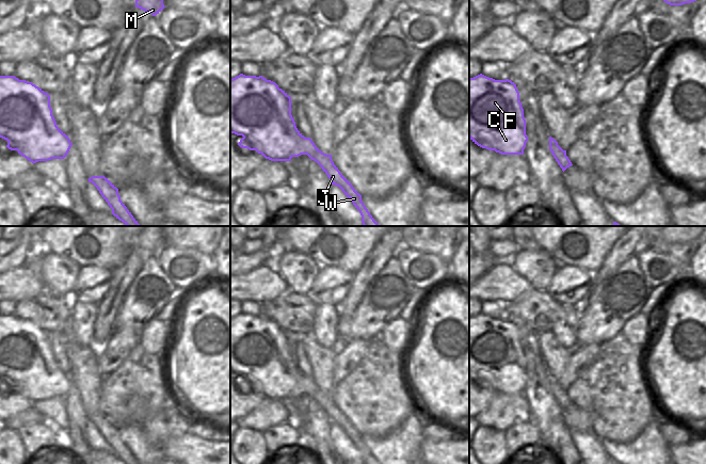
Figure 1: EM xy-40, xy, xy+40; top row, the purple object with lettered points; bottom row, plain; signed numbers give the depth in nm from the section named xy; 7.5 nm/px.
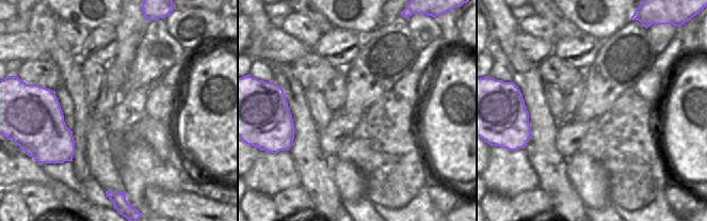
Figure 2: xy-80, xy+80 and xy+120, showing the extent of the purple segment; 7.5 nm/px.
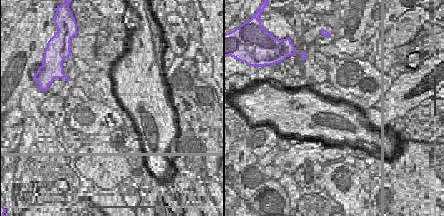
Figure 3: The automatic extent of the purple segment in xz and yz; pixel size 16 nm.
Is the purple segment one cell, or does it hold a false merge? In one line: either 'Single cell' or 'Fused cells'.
Single cell.

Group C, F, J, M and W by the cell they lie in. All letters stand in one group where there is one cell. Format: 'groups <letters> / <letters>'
groups C F J M W

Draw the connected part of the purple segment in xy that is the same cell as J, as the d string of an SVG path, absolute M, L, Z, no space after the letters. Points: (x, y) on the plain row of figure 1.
M239 315L230 318L230 372L242 374L238 384L256 389L271 400L291 400L292 396L307 394L327 414L332 423L339 426L362 454L363 464L379 464L362 439L362 434L340 412L332 394L322 391L310 377L305 377L296 367L291 354L291 336L278 324L262 315Z

